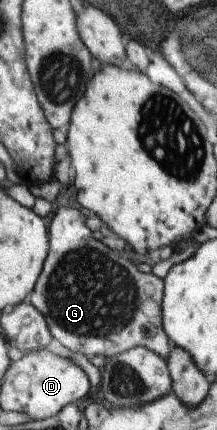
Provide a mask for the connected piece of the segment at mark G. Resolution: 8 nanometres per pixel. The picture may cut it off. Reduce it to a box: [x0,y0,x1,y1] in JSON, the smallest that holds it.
[29,207,173,362]

